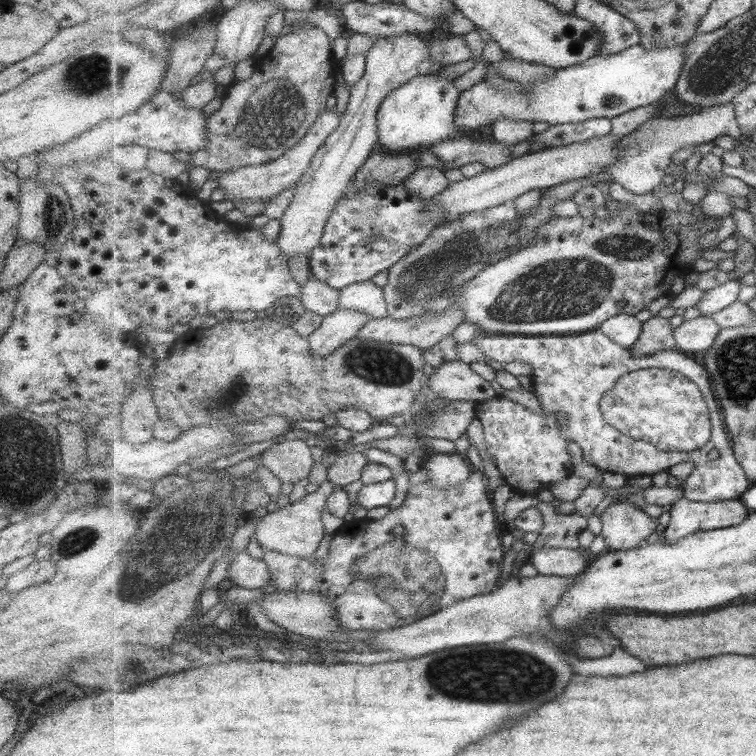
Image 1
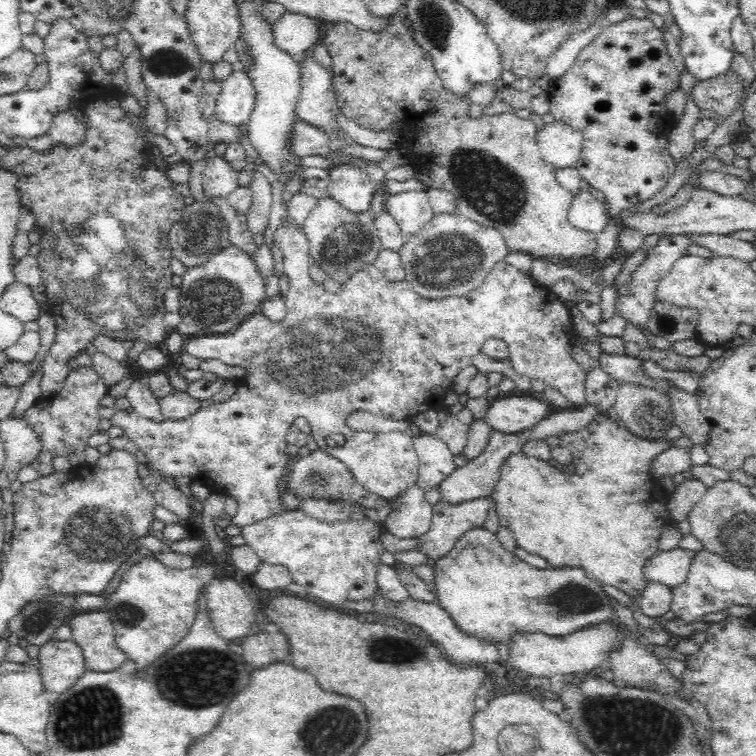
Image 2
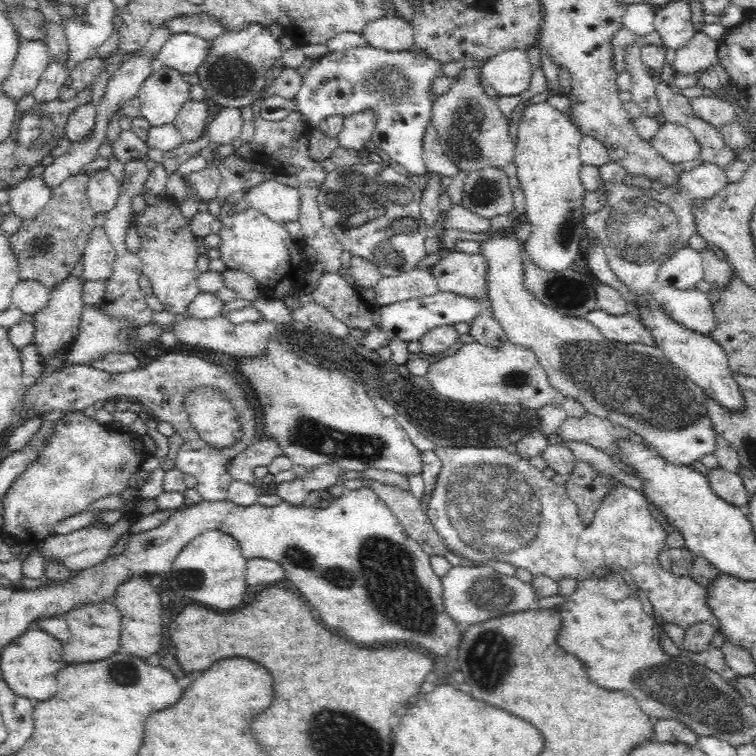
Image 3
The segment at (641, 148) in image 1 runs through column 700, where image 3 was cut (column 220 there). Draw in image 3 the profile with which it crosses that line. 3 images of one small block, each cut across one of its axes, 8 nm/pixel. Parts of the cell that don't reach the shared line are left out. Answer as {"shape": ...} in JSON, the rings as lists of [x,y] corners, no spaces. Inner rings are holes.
{"shape":[[[222,107],[220,112],[212,117],[205,134],[220,146],[232,144],[232,139],[240,136],[243,121],[239,108]]]}

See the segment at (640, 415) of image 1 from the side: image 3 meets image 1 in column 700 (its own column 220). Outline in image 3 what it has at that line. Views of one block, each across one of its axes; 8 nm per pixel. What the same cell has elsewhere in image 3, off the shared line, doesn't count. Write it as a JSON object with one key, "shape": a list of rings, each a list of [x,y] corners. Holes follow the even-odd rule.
{"shape":[[[196,385],[183,394],[182,406],[198,436],[214,448],[230,448],[244,438],[240,413],[232,399],[222,389],[212,385]]]}

